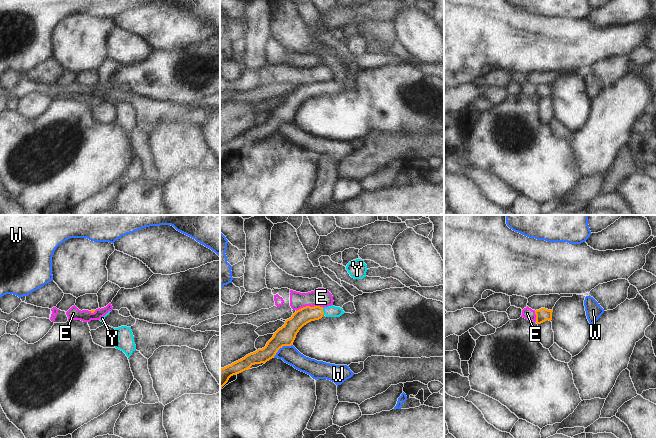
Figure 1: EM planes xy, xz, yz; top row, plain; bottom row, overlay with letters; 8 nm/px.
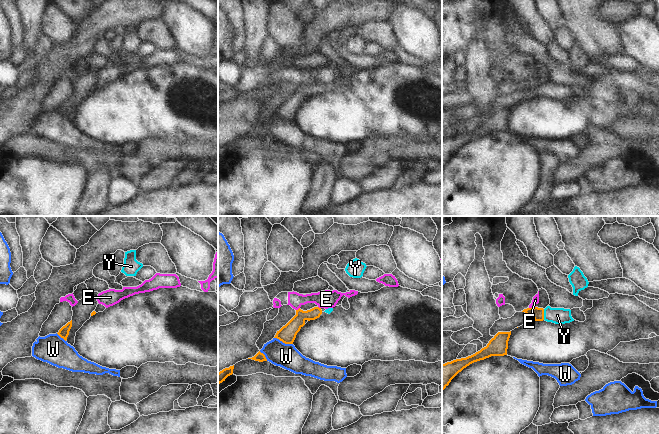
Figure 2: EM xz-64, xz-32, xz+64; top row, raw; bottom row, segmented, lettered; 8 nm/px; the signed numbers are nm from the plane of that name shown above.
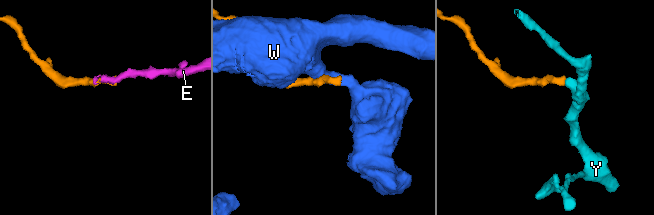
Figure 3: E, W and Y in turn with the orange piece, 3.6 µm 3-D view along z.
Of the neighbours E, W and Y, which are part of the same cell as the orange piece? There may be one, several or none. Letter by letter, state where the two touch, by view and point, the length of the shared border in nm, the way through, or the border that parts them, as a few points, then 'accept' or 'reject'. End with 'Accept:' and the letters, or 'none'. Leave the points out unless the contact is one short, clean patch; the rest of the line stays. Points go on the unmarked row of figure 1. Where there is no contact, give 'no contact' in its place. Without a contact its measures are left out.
E: xz (309, 82) | 220 nm | along xz (323, 83), (303, 82), (296, 87) | reject
W: xz (282, 122) | 190 nm | along xz (292, 120), (282, 122), (273, 132) | reject
Y: xz (322, 87) | 60 nm | across xz (301, 93), (306, 90), (322, 87), (331, 87) | accept
Accept: Y

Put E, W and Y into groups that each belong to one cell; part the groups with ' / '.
E / W / Y

